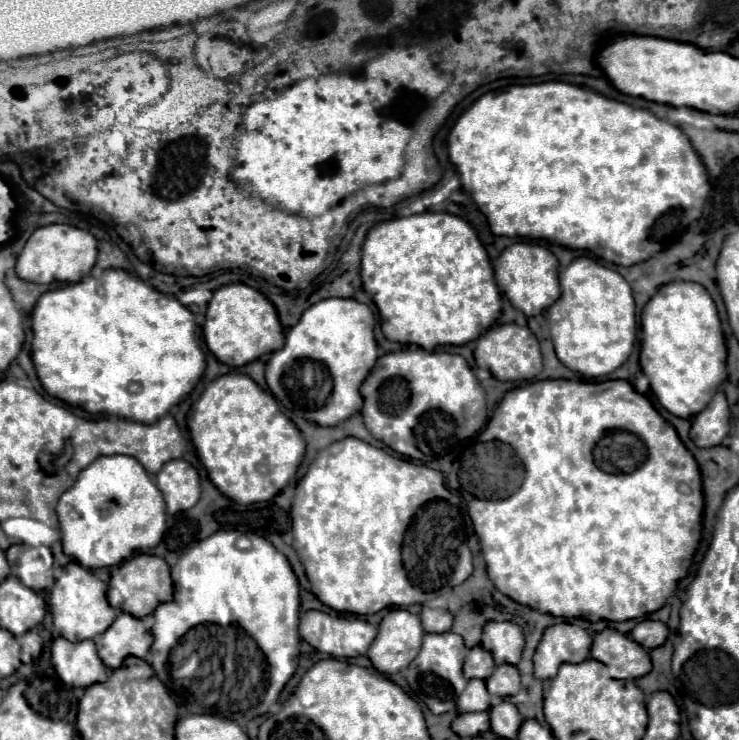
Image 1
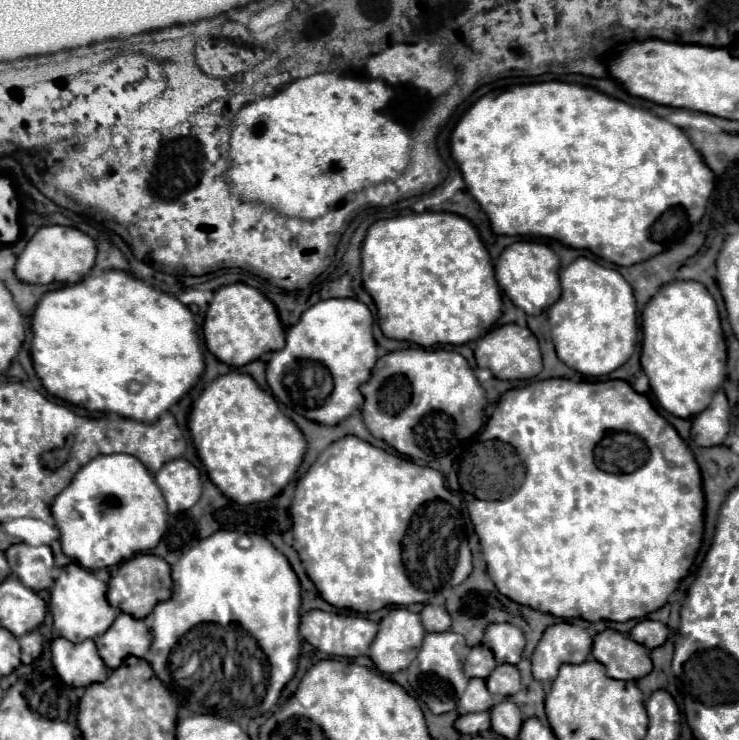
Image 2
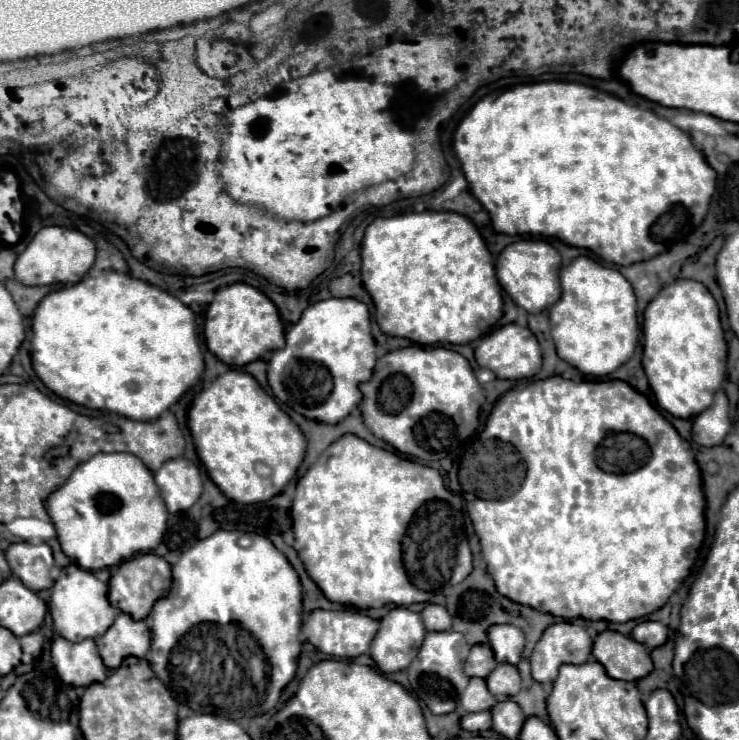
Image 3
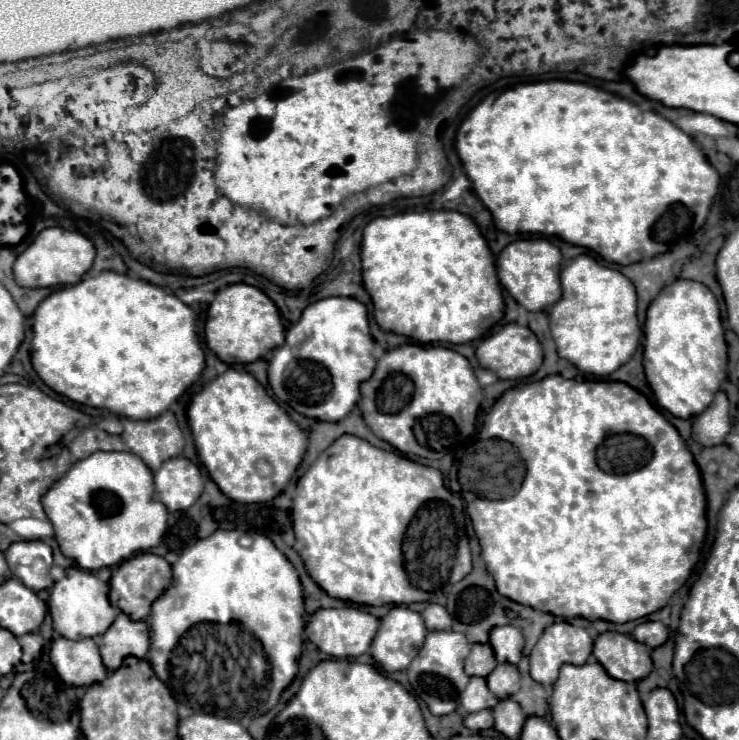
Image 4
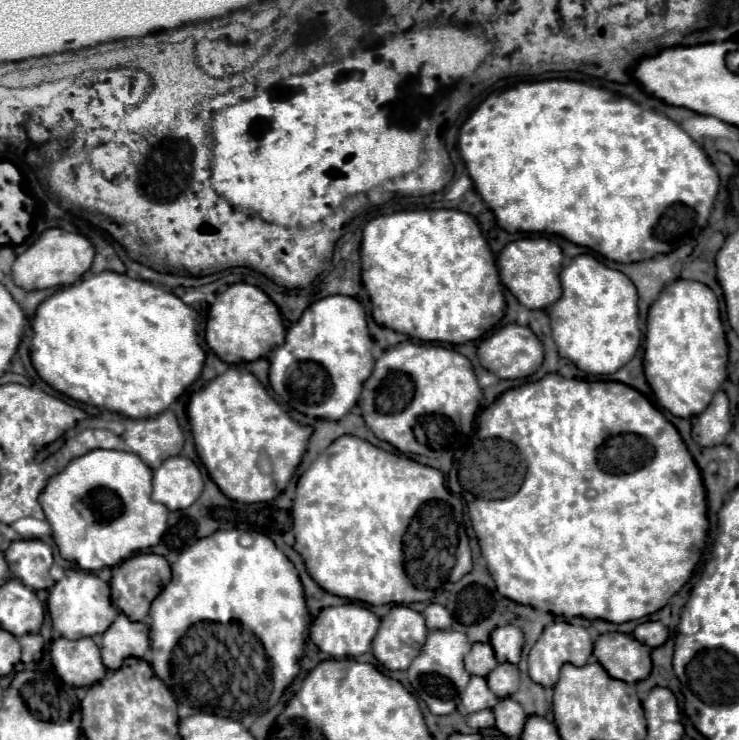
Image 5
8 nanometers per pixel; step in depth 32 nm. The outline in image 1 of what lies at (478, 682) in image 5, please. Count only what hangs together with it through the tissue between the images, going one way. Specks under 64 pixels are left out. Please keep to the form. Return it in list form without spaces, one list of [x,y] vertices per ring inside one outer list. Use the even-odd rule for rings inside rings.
[[[470,680],[458,700],[458,710],[460,712],[482,712],[482,710],[488,710],[490,706],[492,706],[490,694],[486,690],[484,680]]]

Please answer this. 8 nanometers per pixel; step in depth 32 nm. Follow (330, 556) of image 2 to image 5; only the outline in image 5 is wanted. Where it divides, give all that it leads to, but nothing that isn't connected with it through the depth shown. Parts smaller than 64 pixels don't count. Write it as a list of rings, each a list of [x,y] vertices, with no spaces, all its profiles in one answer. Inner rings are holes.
[[[340,436],[310,464],[310,468],[298,480],[292,506],[292,530],[296,536],[294,550],[304,558],[308,574],[330,594],[372,606],[430,600],[432,590],[418,590],[404,572],[404,534],[424,502],[444,500],[450,504],[450,498],[452,496],[444,488],[444,476],[440,470],[414,462],[404,454],[386,452],[362,438]]]

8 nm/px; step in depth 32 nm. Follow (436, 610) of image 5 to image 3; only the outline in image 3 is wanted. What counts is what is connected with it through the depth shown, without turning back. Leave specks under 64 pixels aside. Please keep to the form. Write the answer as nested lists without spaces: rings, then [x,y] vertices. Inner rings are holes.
[[[438,604],[426,606],[422,610],[422,620],[424,620],[424,626],[426,626],[428,632],[432,632],[432,630],[438,630],[438,632],[450,630],[450,624],[452,624],[448,610],[444,606],[438,606]]]

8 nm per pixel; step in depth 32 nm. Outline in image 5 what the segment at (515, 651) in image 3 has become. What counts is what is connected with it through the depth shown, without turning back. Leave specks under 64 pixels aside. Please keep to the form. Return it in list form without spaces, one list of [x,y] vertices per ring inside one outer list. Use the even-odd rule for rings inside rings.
[[[516,626],[496,628],[490,636],[490,644],[496,652],[498,662],[510,662],[510,664],[520,662],[520,652],[522,652],[522,644],[524,644],[524,636],[522,636],[520,628],[516,628]]]

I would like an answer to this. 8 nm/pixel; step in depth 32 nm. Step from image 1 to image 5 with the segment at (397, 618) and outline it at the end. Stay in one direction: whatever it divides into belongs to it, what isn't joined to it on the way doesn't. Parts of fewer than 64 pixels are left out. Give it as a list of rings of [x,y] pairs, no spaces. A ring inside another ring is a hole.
[[[392,606],[382,618],[372,652],[388,670],[406,670],[424,646],[426,634],[428,628],[420,612],[408,606]]]

